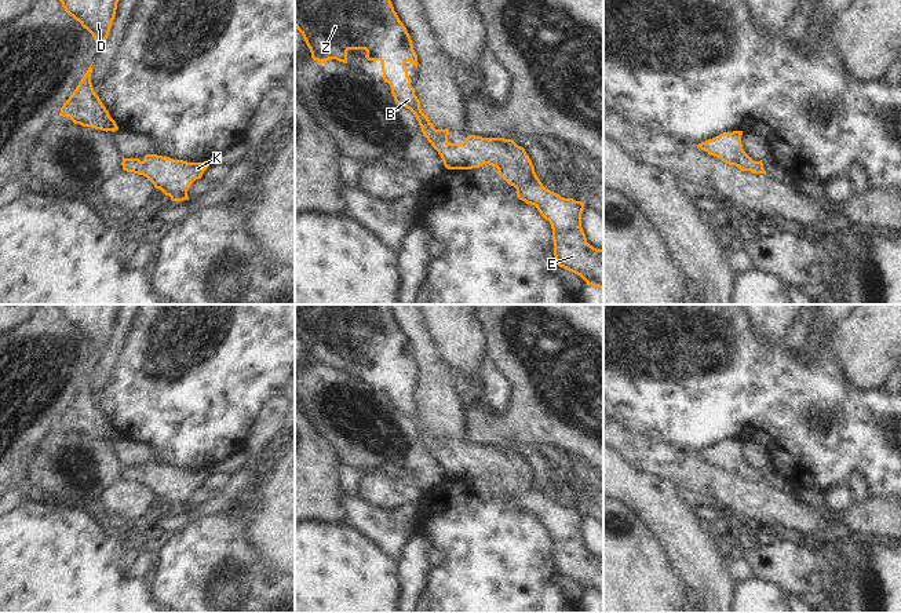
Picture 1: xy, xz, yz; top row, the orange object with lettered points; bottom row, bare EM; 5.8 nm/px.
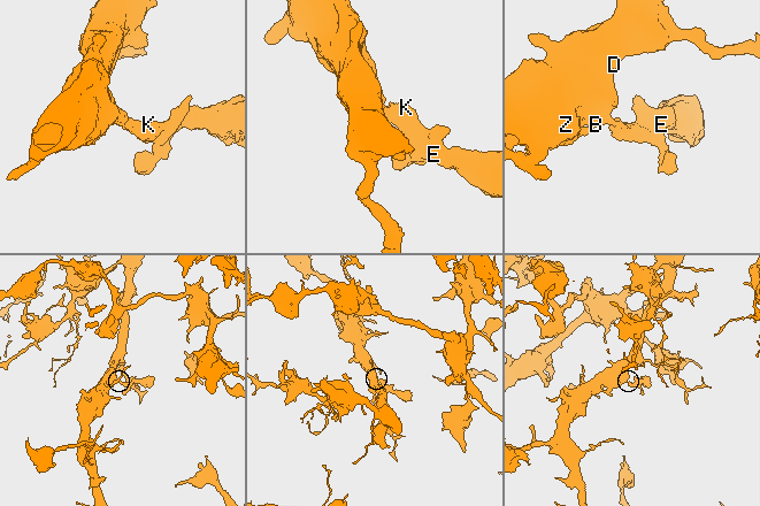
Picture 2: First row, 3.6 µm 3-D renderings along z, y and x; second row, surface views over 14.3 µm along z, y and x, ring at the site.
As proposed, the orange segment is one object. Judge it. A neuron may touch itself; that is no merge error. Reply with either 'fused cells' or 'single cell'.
single cell

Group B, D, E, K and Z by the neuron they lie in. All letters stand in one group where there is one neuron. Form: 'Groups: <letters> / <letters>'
Groups: B D E K Z

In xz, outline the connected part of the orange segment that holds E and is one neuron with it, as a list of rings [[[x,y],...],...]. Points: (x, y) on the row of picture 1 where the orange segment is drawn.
[[[295,0],[295,28],[320,63],[329,59],[347,63],[349,50],[365,50],[368,61],[380,61],[395,103],[415,114],[445,168],[496,167],[517,189],[517,197],[535,205],[550,222],[557,264],[580,276],[587,285],[603,288],[603,249],[587,242],[581,227],[584,202],[546,189],[525,149],[512,139],[468,135],[464,143],[449,143],[449,129],[435,129],[422,112],[405,66],[411,62],[417,67],[417,55],[390,0]]]

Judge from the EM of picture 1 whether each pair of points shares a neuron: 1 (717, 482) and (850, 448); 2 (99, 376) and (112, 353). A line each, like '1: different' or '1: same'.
1: different
2: same

